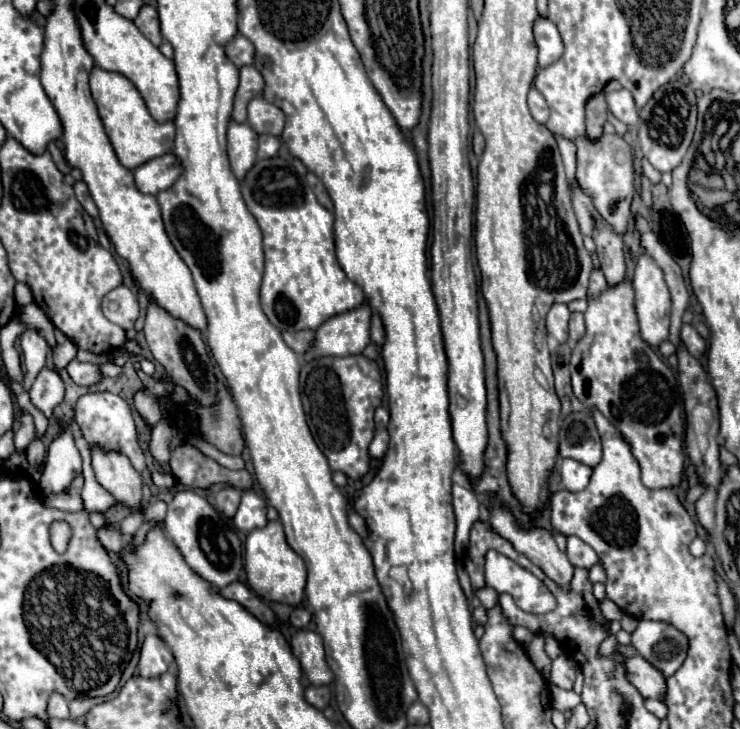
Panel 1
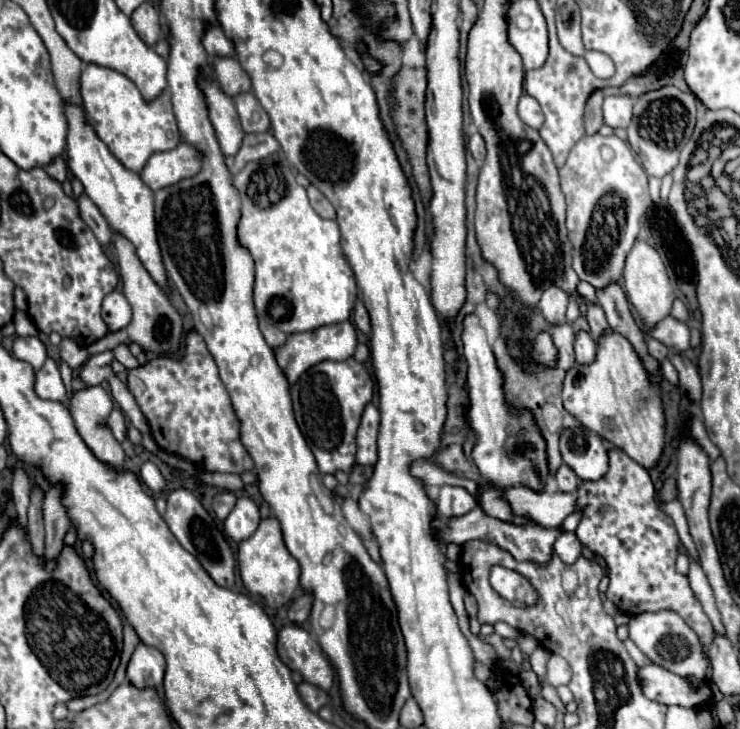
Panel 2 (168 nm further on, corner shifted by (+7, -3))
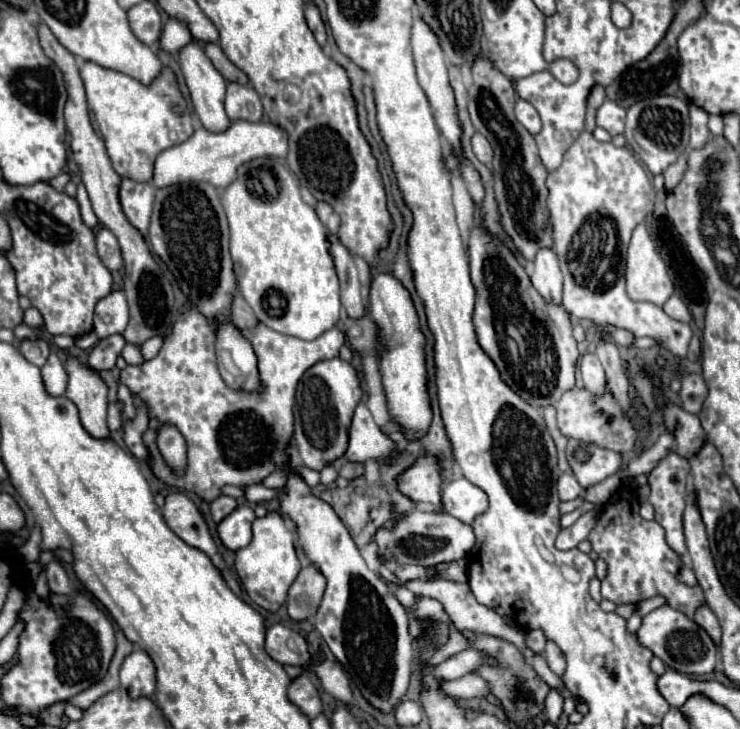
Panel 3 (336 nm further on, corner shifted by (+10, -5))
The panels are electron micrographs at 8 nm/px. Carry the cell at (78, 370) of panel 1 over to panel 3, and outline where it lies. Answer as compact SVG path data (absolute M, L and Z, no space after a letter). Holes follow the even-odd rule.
M110 335L106 339L102 339L94 351L88 357L88 365L96 371L100 369L112 369L116 365L118 355L122 353L122 347L126 345L126 339L122 335Z

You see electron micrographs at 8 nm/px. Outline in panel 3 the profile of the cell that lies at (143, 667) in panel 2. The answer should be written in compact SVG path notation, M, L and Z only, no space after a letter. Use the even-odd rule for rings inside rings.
M136 649L126 657L120 669L120 685L132 699L150 697L156 689L156 669L146 651Z

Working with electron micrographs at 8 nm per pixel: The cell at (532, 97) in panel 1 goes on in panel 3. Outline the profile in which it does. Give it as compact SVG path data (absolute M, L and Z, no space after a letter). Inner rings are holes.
M518 99L516 107L514 107L514 113L516 113L516 119L518 119L518 121L520 121L532 135L540 133L540 129L542 129L540 115L538 115L538 111L536 111L528 101Z

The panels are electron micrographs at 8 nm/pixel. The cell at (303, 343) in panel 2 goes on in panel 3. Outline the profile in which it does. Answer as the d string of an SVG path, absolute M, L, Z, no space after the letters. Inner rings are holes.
M192 307L178 317L154 359L136 367L128 365L120 375L120 383L128 385L150 409L150 429L142 441L150 453L152 473L166 485L196 493L208 503L220 495L224 485L246 487L262 483L270 473L288 463L286 449L294 435L292 409L296 385L306 369L322 359L336 357L344 345L344 333L338 327L328 329L312 341L278 333L262 323L254 329L244 329L240 333L254 347L262 385L262 391L248 393L230 389L222 381L214 355L216 331L218 323L206 319L198 307ZM166 419L172 421L188 441L188 469L182 477L176 477L168 469L156 447L156 429Z

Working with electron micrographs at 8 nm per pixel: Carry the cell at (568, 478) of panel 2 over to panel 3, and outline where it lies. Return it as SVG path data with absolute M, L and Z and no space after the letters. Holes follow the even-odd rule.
M562 473L558 479L558 495L560 501L572 501L580 495L580 483L572 473Z

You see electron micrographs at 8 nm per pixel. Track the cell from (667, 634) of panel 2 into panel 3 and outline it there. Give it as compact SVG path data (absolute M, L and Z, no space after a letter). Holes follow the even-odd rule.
M670 605L658 607L644 617L642 627L638 629L638 639L656 657L660 657L666 667L676 669L680 673L706 675L706 673L714 671L716 661L718 661L718 647L714 645L710 635L694 619L672 609Z

